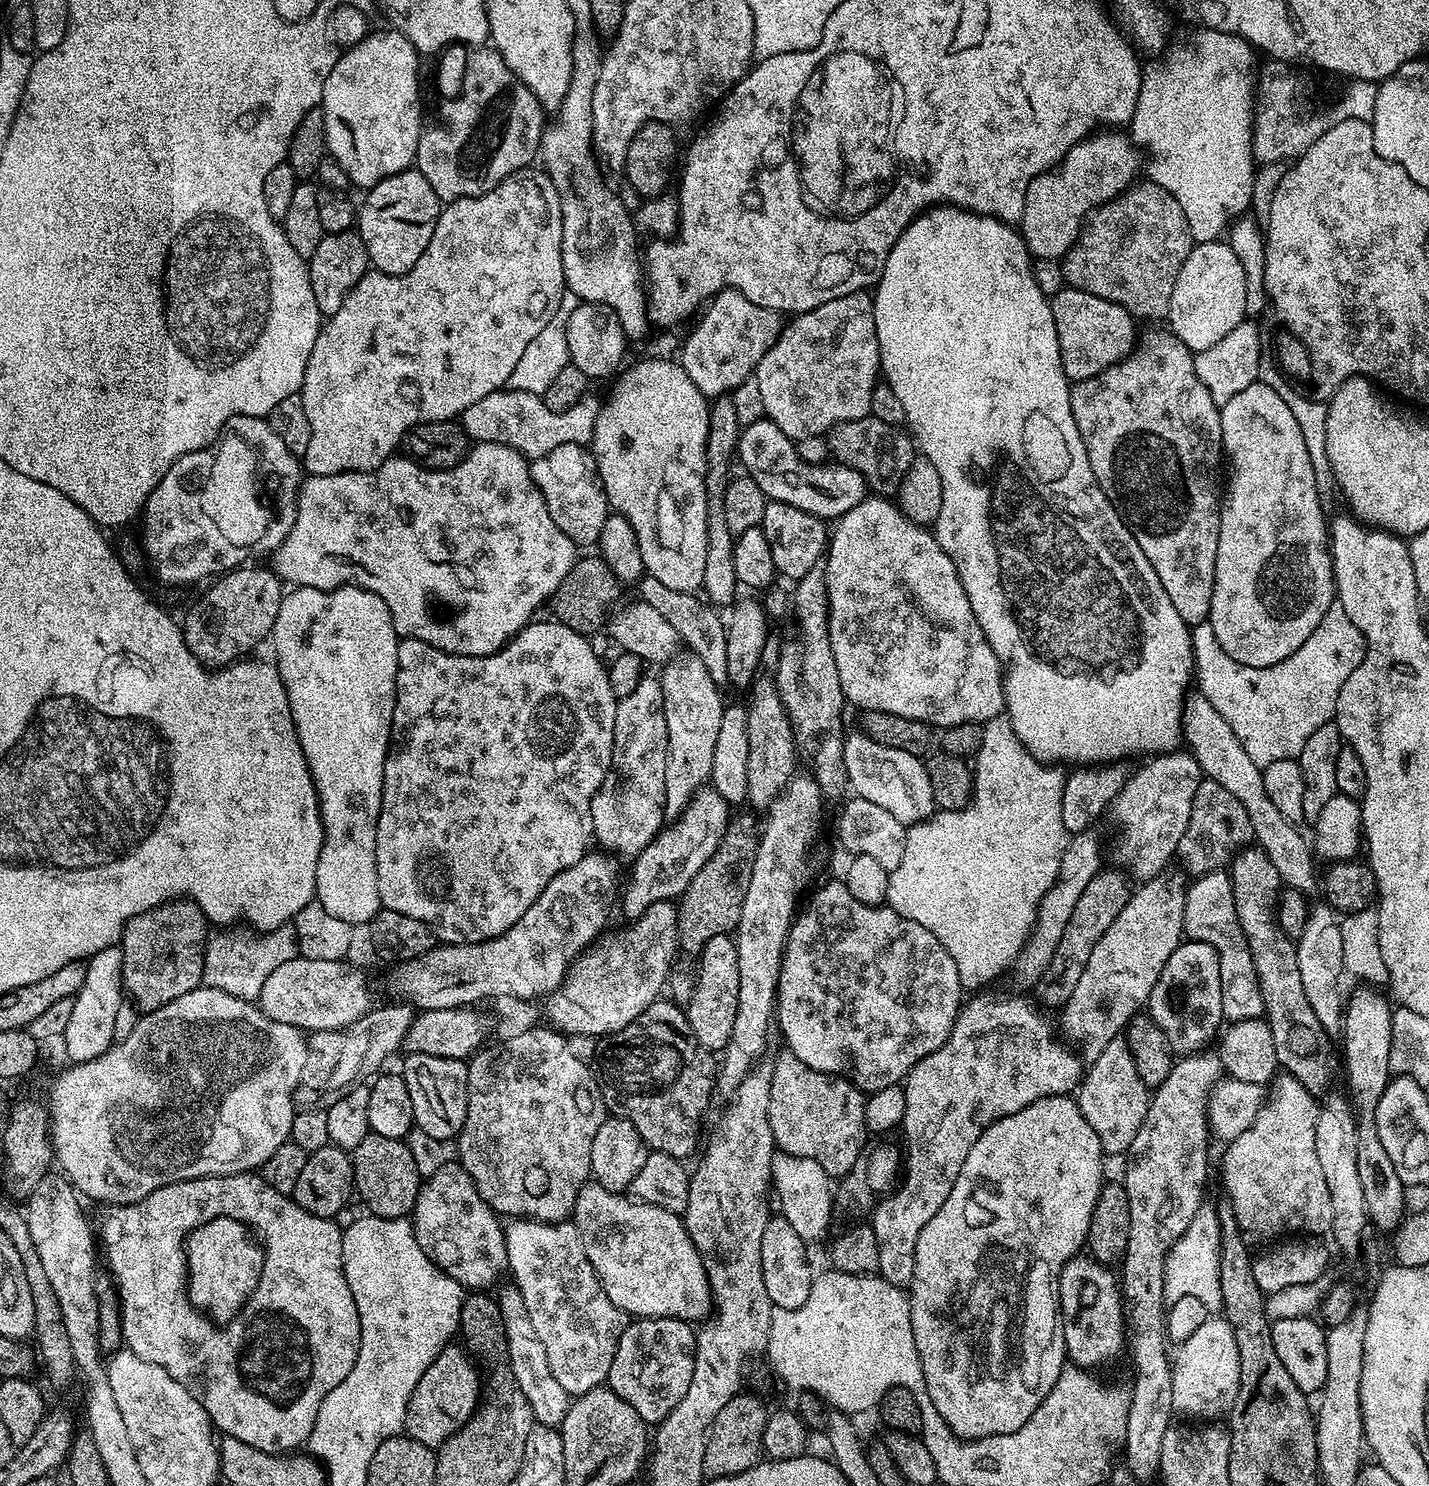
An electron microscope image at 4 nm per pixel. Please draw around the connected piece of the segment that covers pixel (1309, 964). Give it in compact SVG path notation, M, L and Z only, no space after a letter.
M1327 902L1313 903L1308 909L1306 926L1296 940L1296 953L1298 954L1298 970L1302 977L1302 987L1306 999L1310 1002L1318 1022L1322 1022L1329 1037L1336 1038L1341 1035L1344 1023L1346 996L1340 993L1340 975L1345 975L1343 962L1341 917L1335 908Z

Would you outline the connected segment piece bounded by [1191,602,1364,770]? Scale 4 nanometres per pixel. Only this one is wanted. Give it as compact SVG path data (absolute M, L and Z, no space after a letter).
M1333 602L1326 610L1322 622L1282 662L1265 668L1242 666L1234 662L1226 650L1222 650L1218 638L1214 638L1214 626L1207 622L1191 625L1192 649L1194 650L1194 684L1199 695L1204 696L1226 718L1230 730L1242 742L1242 750L1262 770L1270 762L1294 760L1302 754L1306 738L1318 730L1318 726L1329 723L1336 715L1338 690L1342 682L1362 662L1364 636L1346 618L1346 610Z

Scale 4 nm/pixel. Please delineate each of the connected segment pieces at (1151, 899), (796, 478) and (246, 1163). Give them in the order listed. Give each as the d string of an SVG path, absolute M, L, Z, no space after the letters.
M1161 874L1152 880L1143 881L1137 887L1140 889L1137 892L1135 889L1129 895L1126 906L1122 906L1122 914L1118 914L1118 918L1110 922L1110 930L1106 930L1106 934L1098 938L1098 946L1094 946L1094 951L1086 962L1086 970L1082 970L1082 978L1078 978L1078 986L1074 986L1074 994L1070 994L1070 998L1062 1006L1062 1011L1059 1013L1060 1024L1058 1020L1059 1031L1065 1041L1071 1042L1079 1049L1085 1061L1090 1062L1098 1058L1098 1054L1102 1054L1102 1050L1110 1046L1110 1042L1127 1029L1133 1016L1147 1005L1154 990L1154 982L1158 982L1162 974L1162 966L1166 966L1170 954L1174 954L1174 950L1182 942L1185 877L1168 875Z
M759 419L753 424L743 425L738 460L744 463L743 471L746 475L762 486L762 494L769 500L798 506L798 510L806 510L806 514L814 514L825 522L845 516L865 500L866 485L862 473L835 462L807 464L800 458L797 441L782 434L782 430L778 430L772 420Z
M201 986L190 990L190 994L182 994L182 998L174 998L174 1002L166 1002L166 1006L162 1006L153 1012L143 1013L139 1017L137 1025L134 1026L132 1034L122 1038L121 1041L113 1043L108 1051L103 1052L98 1058L90 1058L81 1064L69 1063L68 1069L57 1078L52 1084L52 1089L48 1092L48 1100L46 1099L46 1107L48 1110L48 1118L50 1121L50 1135L52 1138L52 1150L54 1153L55 1163L60 1164L59 1171L63 1173L69 1184L76 1189L81 1197L87 1198L89 1196L92 1200L101 1200L101 1205L115 1206L117 1204L137 1204L142 1198L146 1198L150 1194L154 1194L154 1190L158 1190L162 1186L170 1186L177 1184L183 1180L193 1180L194 1178L206 1178L207 1176L233 1176L239 1172L256 1172L263 1169L264 1163L270 1158L270 1154L274 1154L274 1150L278 1150L278 1146L289 1143L292 1135L292 1123L298 1111L298 1105L294 1099L298 1089L301 1087L302 1081L300 1079L304 1076L304 1067L310 1064L310 1053L308 1050L308 1041L305 1033L301 1029L294 1026L286 1026L286 1022L276 1022L274 1018L270 1018L259 1008L253 1001L243 1000L234 994L226 994L226 990L218 990L217 988L210 988Z

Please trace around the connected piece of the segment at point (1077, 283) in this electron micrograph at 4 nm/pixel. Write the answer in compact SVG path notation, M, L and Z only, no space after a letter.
M1137 182L1088 217L1075 246L1062 258L1064 283L1069 288L1121 304L1133 318L1149 316L1152 320L1163 321L1170 310L1170 294L1174 294L1178 270L1182 270L1182 262L1186 262L1193 247L1186 214L1182 214L1182 206L1174 202L1174 194L1166 194L1162 186L1151 182Z

